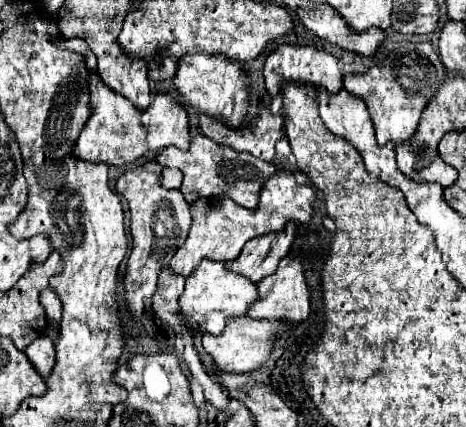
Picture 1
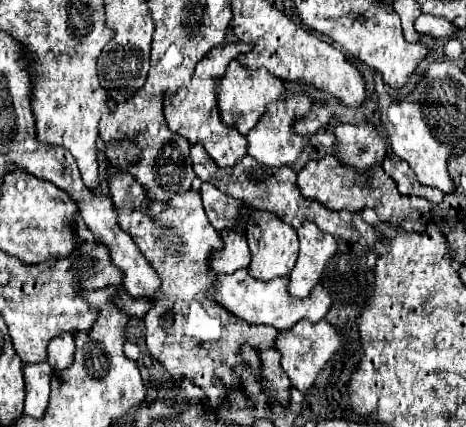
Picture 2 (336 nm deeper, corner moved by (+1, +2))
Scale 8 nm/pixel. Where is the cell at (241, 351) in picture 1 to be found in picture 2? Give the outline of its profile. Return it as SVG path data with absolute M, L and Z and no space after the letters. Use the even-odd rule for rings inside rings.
M308 319L298 321L292 329L286 331L278 331L276 337L276 349L282 355L282 369L288 375L290 383L300 389L306 391L310 389L310 385L314 383L316 375L320 373L320 369L334 357L334 353L340 349L340 335L336 333L336 329L328 323L328 321L318 321L318 323L310 323Z

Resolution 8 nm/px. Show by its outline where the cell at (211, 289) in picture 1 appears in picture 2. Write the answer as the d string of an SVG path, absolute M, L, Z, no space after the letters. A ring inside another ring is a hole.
M242 269L242 271L236 271L232 275L218 275L216 277L214 301L218 305L226 307L236 317L242 317L250 325L262 323L262 325L272 325L274 329L290 329L294 323L298 323L304 317L308 321L316 323L328 313L332 299L330 299L330 295L324 287L316 287L316 291L306 299L294 299L286 291L286 283L288 283L288 277L276 277L276 279L270 279L270 281L262 281L262 279L250 277L248 271Z

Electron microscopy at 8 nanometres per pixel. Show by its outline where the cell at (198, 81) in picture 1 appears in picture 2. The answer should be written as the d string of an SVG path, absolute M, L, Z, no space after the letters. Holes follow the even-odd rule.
M232 61L226 67L226 73L222 79L214 79L214 87L218 93L218 109L220 117L228 127L234 127L240 135L248 135L250 129L258 123L266 107L280 97L286 97L286 89L282 79L276 75L270 75L266 69L248 69L238 65L238 61Z

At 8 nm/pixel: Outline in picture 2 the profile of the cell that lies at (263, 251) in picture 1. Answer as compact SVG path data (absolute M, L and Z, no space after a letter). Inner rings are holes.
M254 211L248 220L247 238L252 251L252 263L248 265L248 273L256 279L272 279L290 275L296 257L298 257L298 237L296 229L284 223L276 215L268 215L270 211Z

